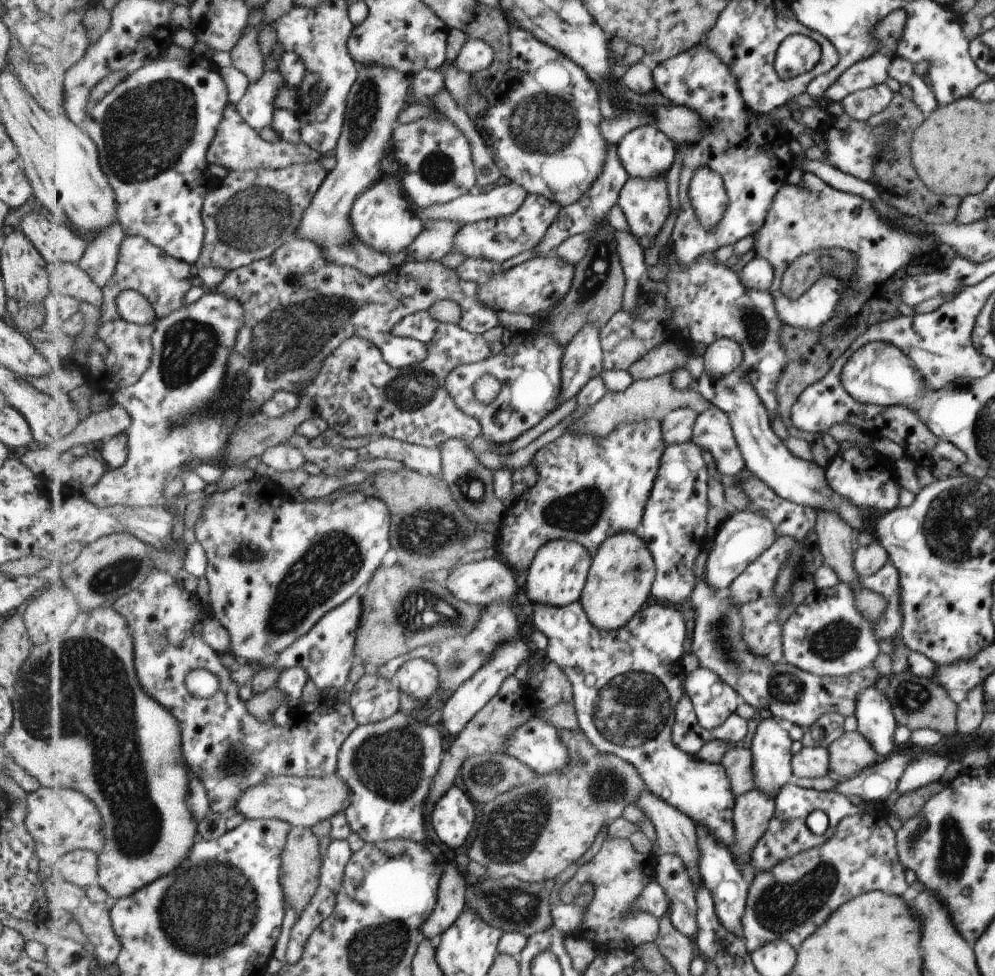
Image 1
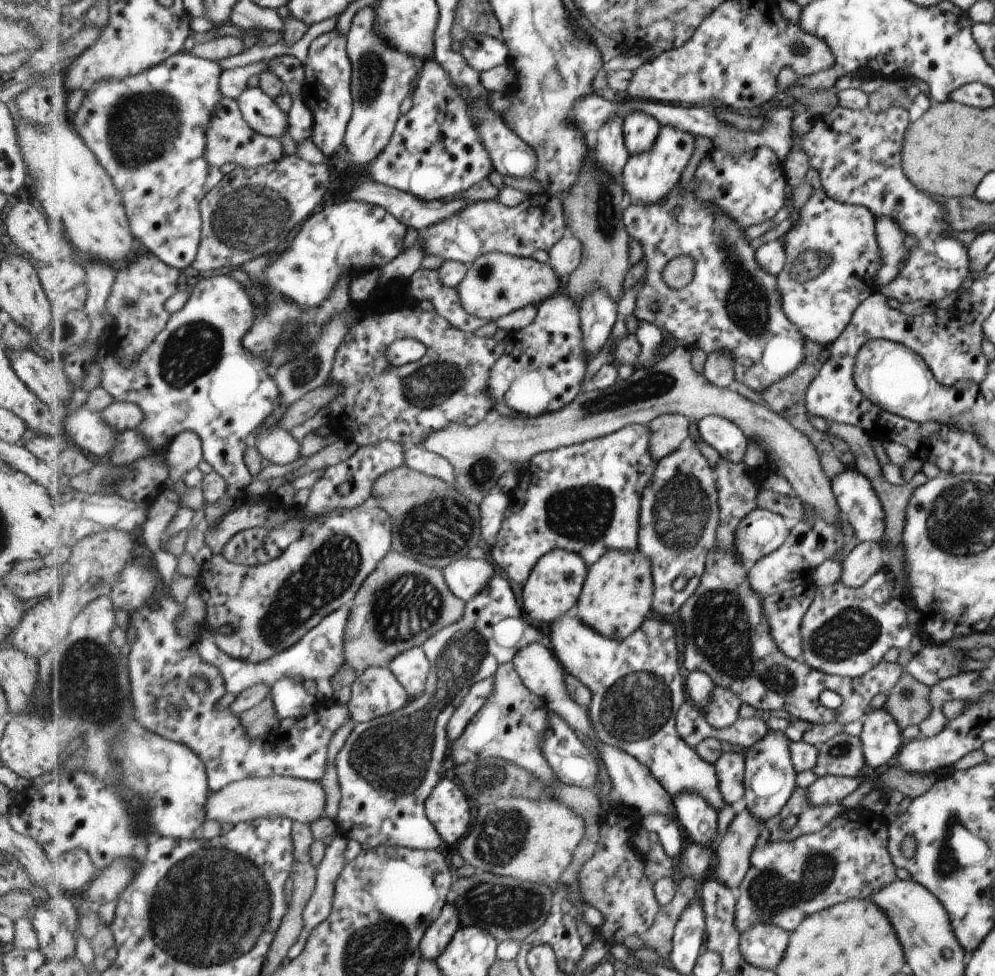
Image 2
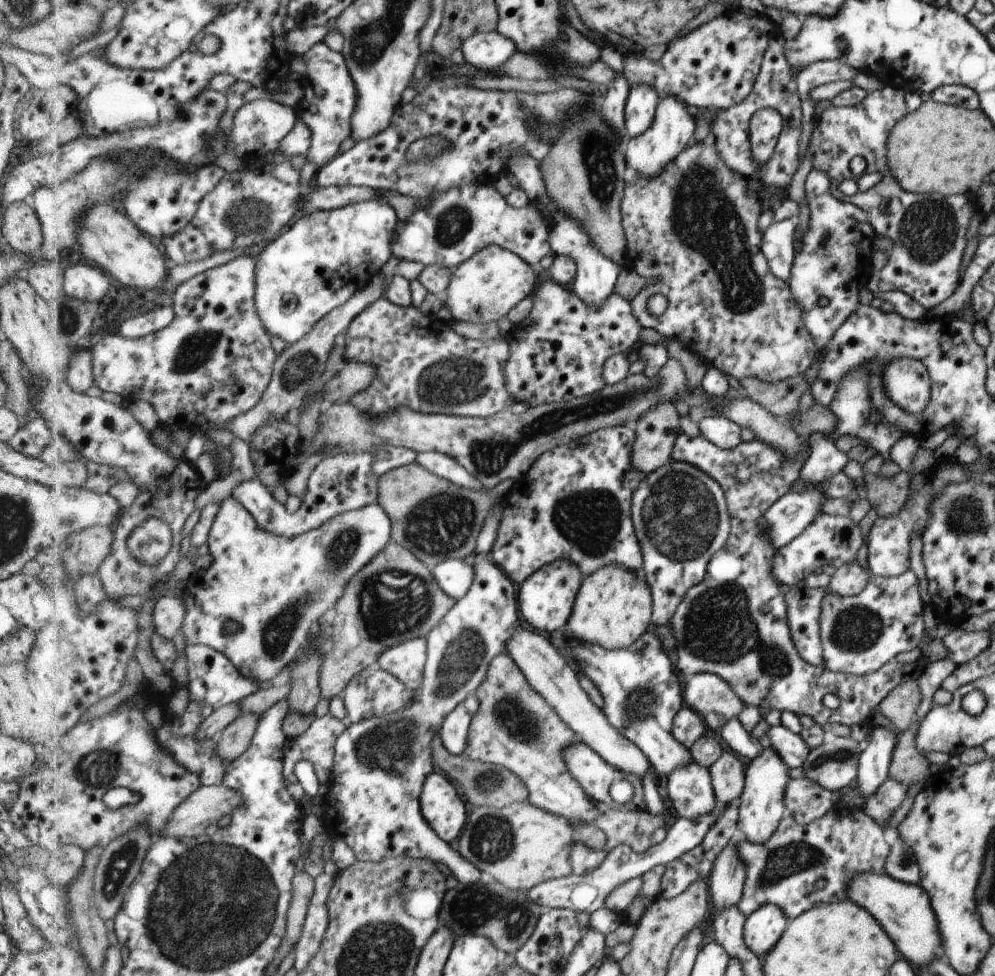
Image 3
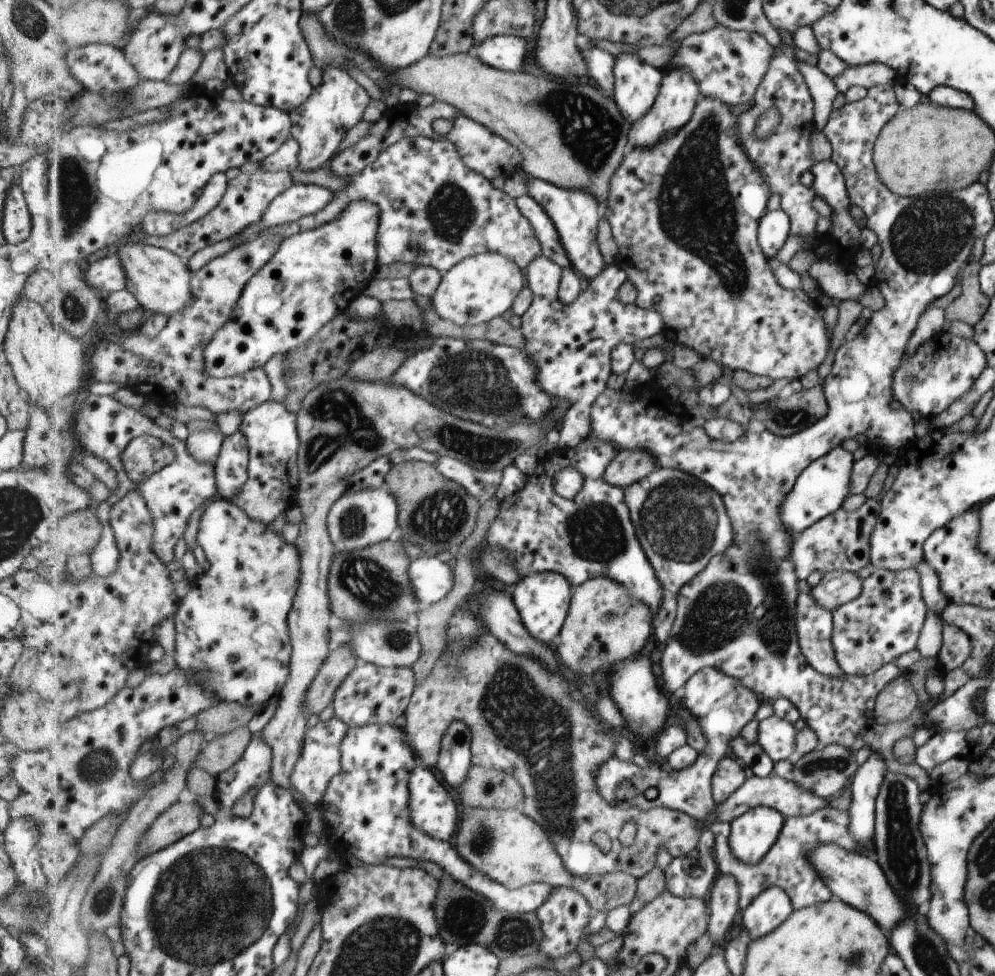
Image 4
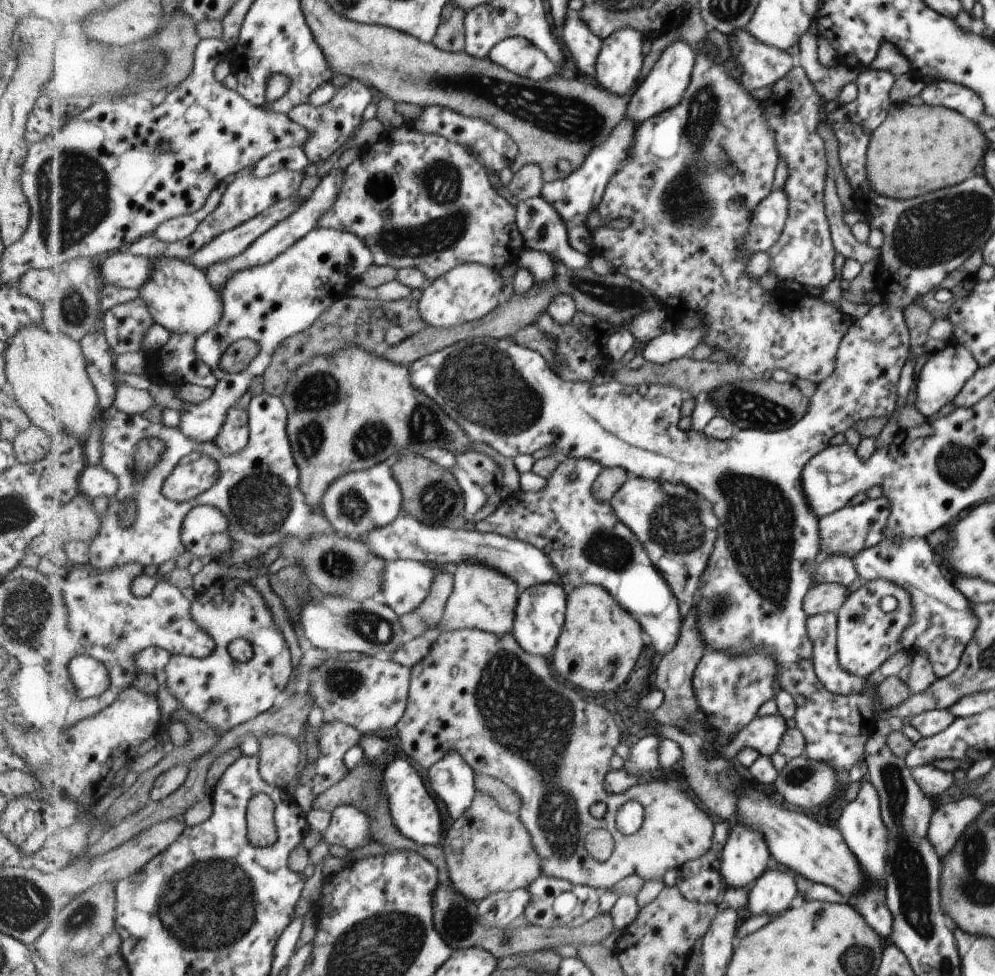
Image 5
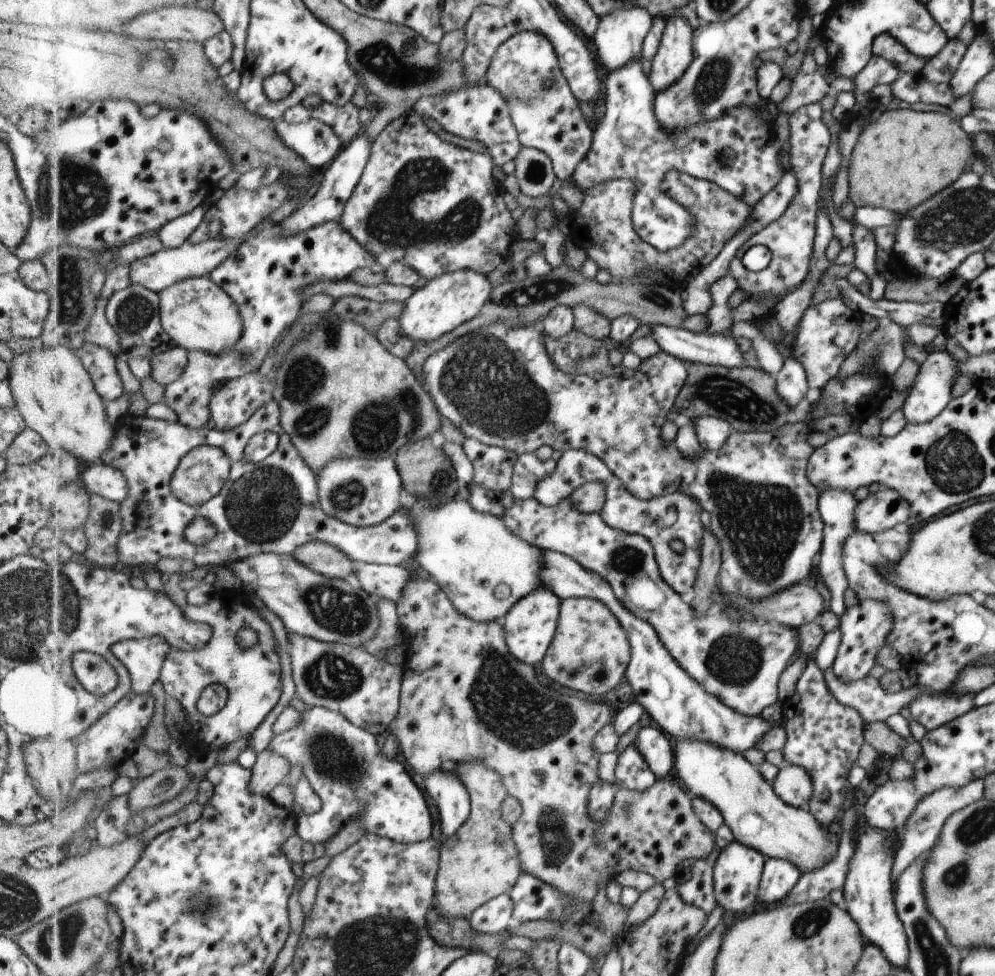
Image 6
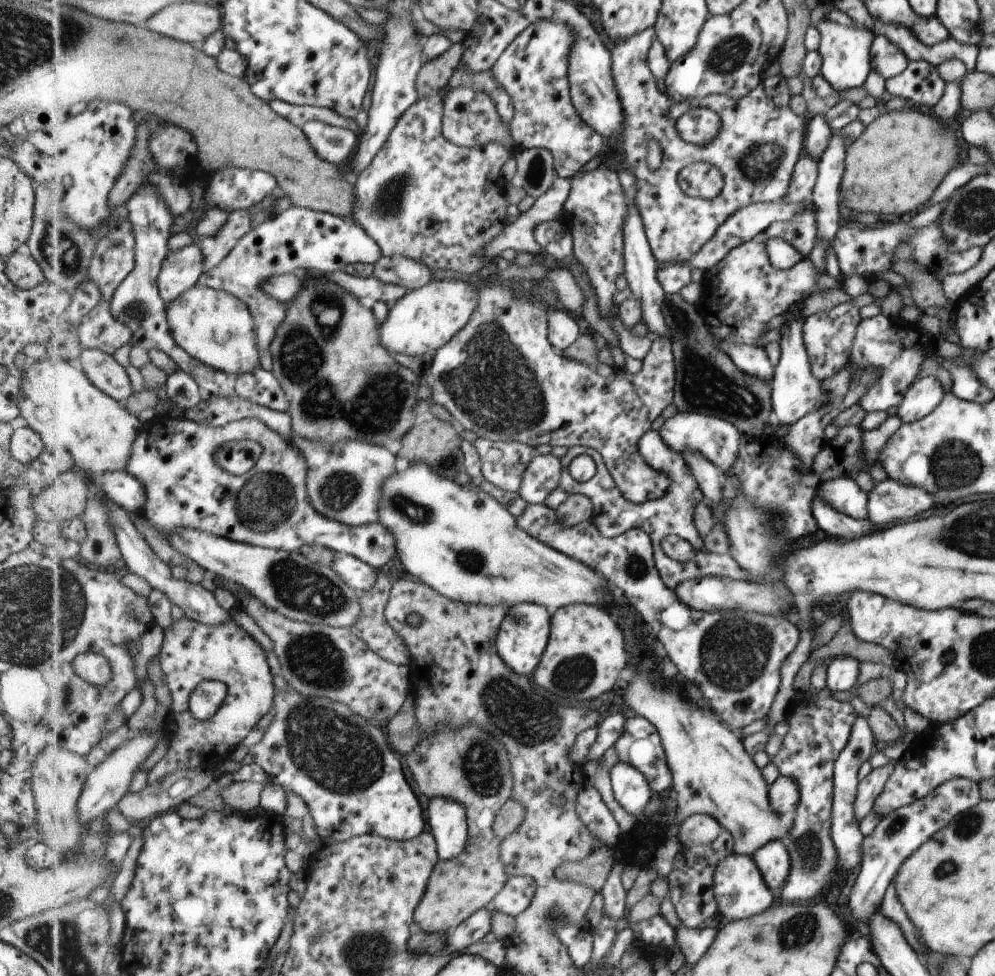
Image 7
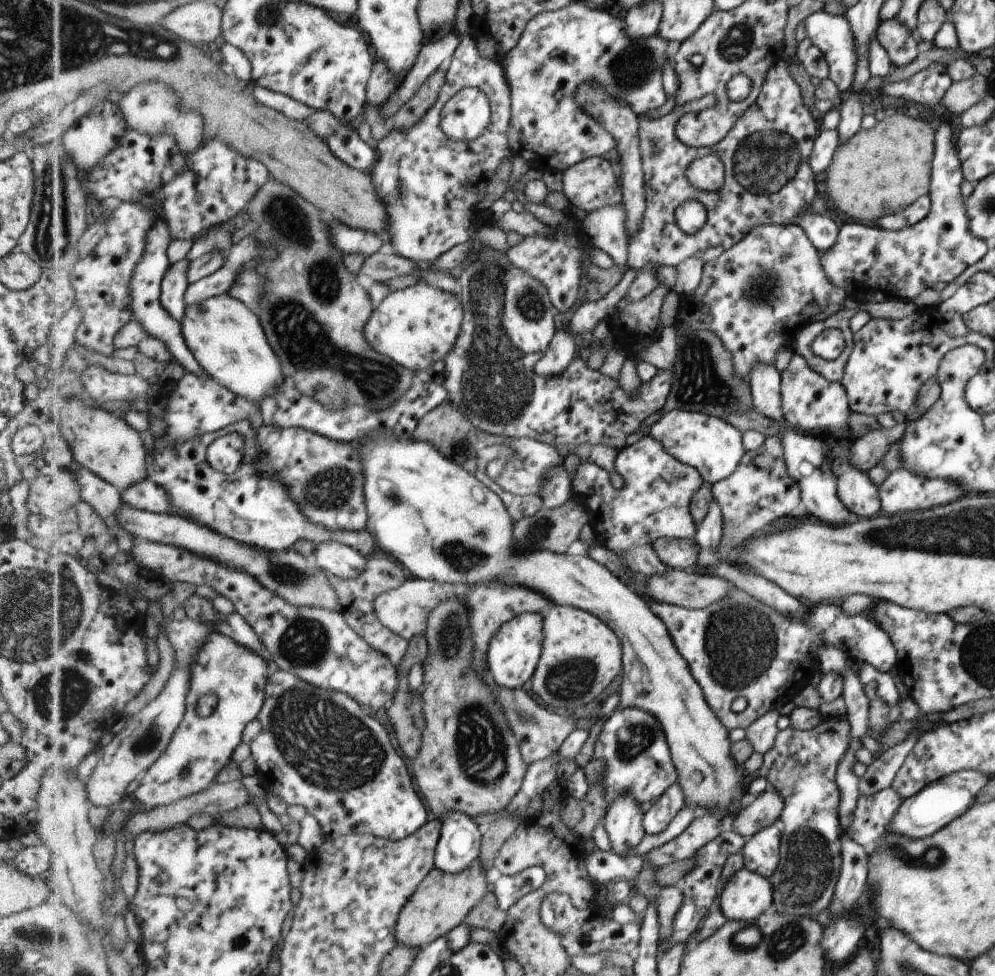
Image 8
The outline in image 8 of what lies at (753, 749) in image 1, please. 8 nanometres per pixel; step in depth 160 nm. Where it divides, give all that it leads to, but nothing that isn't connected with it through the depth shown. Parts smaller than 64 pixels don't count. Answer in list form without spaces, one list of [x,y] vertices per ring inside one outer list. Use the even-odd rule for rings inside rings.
[[[741,867],[719,888],[716,902],[726,920],[749,923],[771,906],[772,898],[769,880]]]

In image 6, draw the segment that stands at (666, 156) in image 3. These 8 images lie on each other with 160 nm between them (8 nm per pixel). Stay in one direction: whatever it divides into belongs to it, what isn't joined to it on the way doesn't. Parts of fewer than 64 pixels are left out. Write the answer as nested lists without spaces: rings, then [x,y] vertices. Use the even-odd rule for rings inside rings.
[[[681,16],[667,17],[661,46],[652,60],[648,76],[654,92],[662,93],[674,86],[694,62],[694,32]]]

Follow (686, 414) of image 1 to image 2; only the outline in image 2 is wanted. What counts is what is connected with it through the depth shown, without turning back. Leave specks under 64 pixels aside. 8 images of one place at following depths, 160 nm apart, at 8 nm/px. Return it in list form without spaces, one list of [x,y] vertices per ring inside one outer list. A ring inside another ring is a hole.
[[[666,414],[653,419],[649,426],[652,428],[650,453],[659,462],[669,453],[676,451],[689,436],[691,419],[685,415]]]

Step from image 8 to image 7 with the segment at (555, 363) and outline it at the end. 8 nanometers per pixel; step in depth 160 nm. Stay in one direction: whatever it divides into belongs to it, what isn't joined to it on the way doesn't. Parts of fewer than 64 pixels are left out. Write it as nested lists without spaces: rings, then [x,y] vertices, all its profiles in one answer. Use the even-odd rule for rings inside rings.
[[[558,307],[549,313],[548,336],[551,344],[560,352],[568,349],[578,338],[581,328],[579,324],[573,320],[573,314]]]

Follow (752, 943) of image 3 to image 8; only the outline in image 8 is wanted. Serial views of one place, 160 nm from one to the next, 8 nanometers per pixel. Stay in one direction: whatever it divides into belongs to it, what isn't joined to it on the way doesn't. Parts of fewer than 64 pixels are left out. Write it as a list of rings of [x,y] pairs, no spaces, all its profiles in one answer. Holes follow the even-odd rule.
[[[773,824],[747,838],[740,850],[743,867],[769,880],[779,864],[781,836],[780,826]]]

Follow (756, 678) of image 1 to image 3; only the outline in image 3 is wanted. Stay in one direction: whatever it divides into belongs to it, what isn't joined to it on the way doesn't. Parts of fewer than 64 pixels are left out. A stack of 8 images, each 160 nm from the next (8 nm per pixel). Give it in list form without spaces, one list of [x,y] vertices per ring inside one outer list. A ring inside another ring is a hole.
[[[680,434],[672,458],[702,468],[720,484],[725,492],[726,507],[730,513],[730,532],[723,546],[715,551],[703,582],[687,592],[686,598],[675,613],[671,626],[677,642],[677,667],[685,677],[699,673],[713,673],[722,677],[743,704],[760,708],[770,707],[780,712],[787,710],[796,716],[804,714],[821,727],[827,722],[850,727],[853,724],[861,724],[861,718],[869,718],[869,710],[878,706],[887,693],[901,681],[908,678],[916,681],[923,663],[917,665],[890,660],[875,672],[857,676],[814,666],[798,655],[790,637],[789,625],[786,623],[786,601],[777,590],[776,580],[770,574],[770,560],[775,558],[777,548],[774,549],[770,545],[758,520],[770,504],[789,492],[791,483],[799,478],[800,468],[809,452],[806,446],[803,454],[787,457],[755,438],[751,442],[740,442],[731,450],[720,449],[703,434],[695,438]],[[761,606],[769,606],[767,613],[761,612]],[[825,694],[834,694],[839,698],[839,706],[836,709],[830,710],[821,704],[821,698]]]

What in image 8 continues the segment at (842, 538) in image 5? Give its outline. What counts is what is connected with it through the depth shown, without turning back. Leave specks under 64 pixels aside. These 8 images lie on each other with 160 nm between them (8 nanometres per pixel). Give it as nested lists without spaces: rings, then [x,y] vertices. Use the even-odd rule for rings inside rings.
[[[903,468],[887,474],[879,485],[881,513],[889,516],[944,505],[963,494],[956,484],[928,479]]]

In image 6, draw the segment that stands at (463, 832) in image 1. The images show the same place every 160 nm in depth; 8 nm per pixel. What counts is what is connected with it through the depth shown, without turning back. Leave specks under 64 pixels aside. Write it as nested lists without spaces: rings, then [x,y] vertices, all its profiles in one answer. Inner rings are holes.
[[[311,707],[302,715],[301,723],[281,734],[275,734],[268,748],[287,757],[292,765],[300,765],[303,775],[311,781],[315,792],[323,801],[323,808],[314,815],[303,814],[298,818],[296,834],[313,843],[326,843],[343,827],[359,819],[366,828],[366,834],[389,837],[400,843],[418,843],[431,839],[433,816],[425,800],[423,790],[415,784],[411,774],[401,762],[382,754],[377,738],[364,729],[355,726],[346,716],[325,707]]]

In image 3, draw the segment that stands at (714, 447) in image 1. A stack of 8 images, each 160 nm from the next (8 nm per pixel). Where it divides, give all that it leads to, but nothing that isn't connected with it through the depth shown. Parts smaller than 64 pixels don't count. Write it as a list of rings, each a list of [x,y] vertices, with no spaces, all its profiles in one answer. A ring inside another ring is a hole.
[[[705,417],[698,422],[698,426],[701,434],[718,445],[720,449],[731,450],[741,442],[740,426],[727,417]]]

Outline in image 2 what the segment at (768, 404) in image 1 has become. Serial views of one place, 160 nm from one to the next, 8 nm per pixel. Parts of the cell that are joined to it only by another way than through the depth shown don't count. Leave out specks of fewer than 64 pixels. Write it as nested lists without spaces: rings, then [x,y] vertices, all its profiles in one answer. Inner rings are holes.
[[[692,183],[687,186],[686,191],[682,196],[681,190],[679,190],[677,186],[674,188],[674,191],[670,194],[670,196],[667,199],[663,199],[661,203],[655,203],[652,205],[646,205],[643,203],[637,203],[636,205],[634,203],[631,204],[631,206],[624,212],[624,221],[630,235],[642,244],[644,255],[648,258],[647,280],[645,282],[645,286],[641,288],[638,298],[635,300],[636,307],[633,311],[633,314],[637,319],[643,319],[655,323],[659,328],[663,328],[663,330],[672,334],[678,344],[683,344],[690,349],[699,347],[707,353],[712,353],[713,351],[729,351],[732,354],[734,381],[736,383],[741,382],[741,384],[745,384],[747,388],[751,388],[751,390],[755,390],[755,392],[759,392],[760,394],[765,391],[767,387],[773,386],[774,383],[777,383],[782,378],[785,378],[785,376],[790,375],[799,366],[799,364],[801,364],[804,358],[804,337],[802,336],[802,333],[798,331],[798,328],[795,328],[795,325],[791,324],[790,321],[786,319],[786,315],[782,311],[781,294],[778,292],[777,277],[766,273],[758,265],[757,261],[754,259],[753,250],[747,246],[747,238],[744,236],[745,229],[740,229],[734,220],[731,220],[727,215],[724,215],[714,205],[705,207],[702,204],[702,201],[700,201],[696,196]],[[677,206],[681,206],[682,208],[682,211],[679,212],[679,214],[675,212],[675,208],[677,208]],[[677,256],[691,256],[691,258],[695,258],[696,262],[694,279],[687,288],[681,290],[673,290],[672,288],[669,288],[669,286],[665,284],[665,280],[663,280],[662,275],[663,270],[667,268],[667,264],[669,264],[673,258],[677,258]],[[653,305],[656,305],[658,309],[653,310]]]

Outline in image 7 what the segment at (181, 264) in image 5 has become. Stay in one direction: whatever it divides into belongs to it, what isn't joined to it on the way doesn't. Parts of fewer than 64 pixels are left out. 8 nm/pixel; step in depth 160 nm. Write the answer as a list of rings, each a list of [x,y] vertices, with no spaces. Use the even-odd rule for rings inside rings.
[[[195,285],[168,305],[170,329],[179,346],[226,373],[250,373],[261,362],[257,324],[250,308],[230,292]]]

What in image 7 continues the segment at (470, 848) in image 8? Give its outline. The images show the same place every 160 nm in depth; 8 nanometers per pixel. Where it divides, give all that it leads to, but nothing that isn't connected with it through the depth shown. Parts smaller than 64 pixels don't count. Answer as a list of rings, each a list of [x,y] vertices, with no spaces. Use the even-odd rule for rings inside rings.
[[[433,797],[428,805],[430,830],[438,844],[440,860],[457,858],[470,841],[466,806],[451,797]]]

